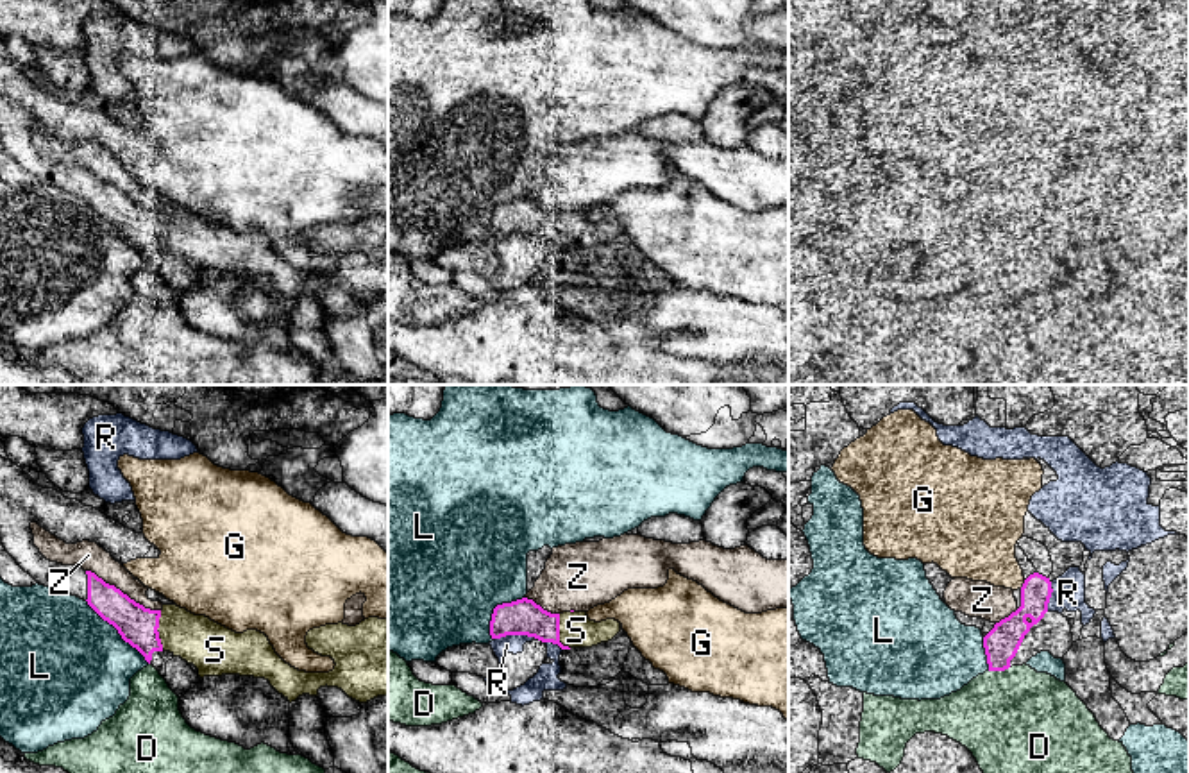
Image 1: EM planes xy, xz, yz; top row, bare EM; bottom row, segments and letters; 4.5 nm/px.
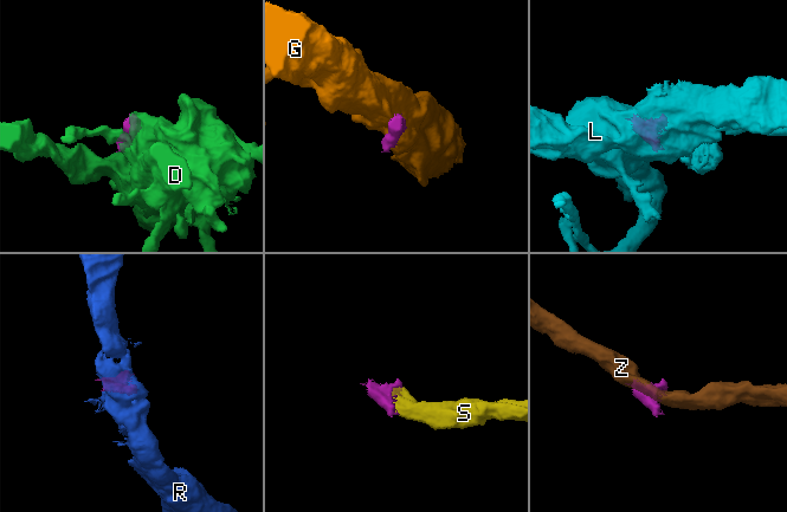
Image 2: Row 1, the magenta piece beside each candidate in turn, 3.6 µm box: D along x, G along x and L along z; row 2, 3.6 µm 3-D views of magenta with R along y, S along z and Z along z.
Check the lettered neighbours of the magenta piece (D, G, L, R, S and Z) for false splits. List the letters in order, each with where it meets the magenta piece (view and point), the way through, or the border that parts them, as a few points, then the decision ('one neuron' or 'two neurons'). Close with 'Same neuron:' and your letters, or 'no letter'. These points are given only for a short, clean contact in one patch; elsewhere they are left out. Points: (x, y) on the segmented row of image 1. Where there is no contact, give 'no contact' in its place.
D: contact yz (998, 670); two neurons
G: contact yz (1023, 584); two neurons
L: contact xy (118, 632); two neurons
R: contact xz (517, 634); two neurons
S: contact xy (156, 630); one neuron
Z: contact xy (122, 593); two neurons
Same neuron: S

